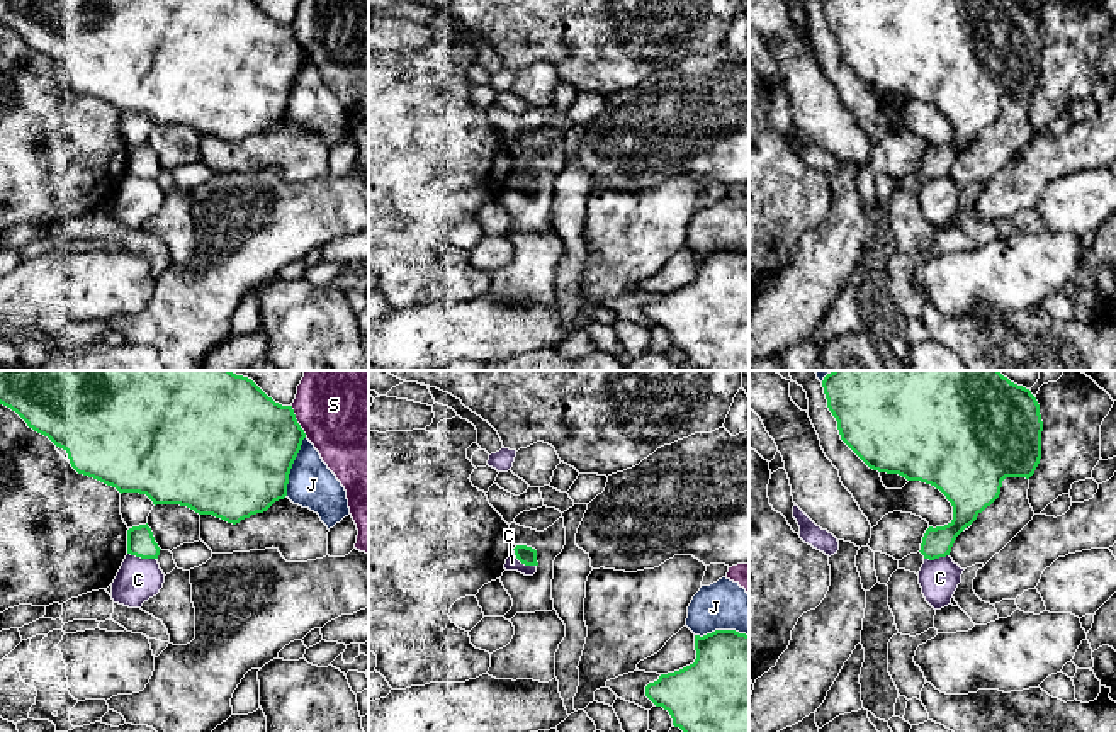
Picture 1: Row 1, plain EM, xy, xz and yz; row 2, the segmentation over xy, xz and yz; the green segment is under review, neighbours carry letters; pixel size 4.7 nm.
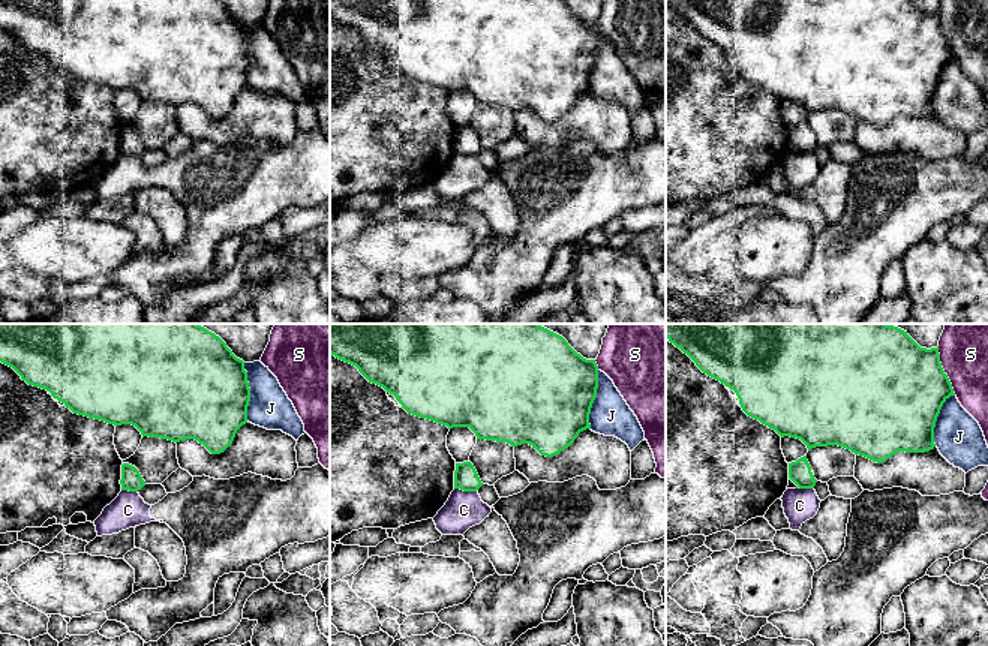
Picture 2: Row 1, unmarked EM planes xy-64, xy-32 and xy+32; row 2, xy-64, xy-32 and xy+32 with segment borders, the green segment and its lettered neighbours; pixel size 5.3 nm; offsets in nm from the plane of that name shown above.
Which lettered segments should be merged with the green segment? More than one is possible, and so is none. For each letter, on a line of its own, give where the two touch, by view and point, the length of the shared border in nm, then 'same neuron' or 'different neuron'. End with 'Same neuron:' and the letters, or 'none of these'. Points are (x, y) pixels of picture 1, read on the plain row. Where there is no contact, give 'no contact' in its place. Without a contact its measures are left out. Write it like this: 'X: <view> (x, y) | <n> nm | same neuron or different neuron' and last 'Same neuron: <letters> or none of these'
C: xy (141, 177) | 140 nm | different neuron
J: xy (291, 85) | 300 nm | different neuron
S: xy (296, 41) | 160 nm | different neuron
Same neuron: none of these

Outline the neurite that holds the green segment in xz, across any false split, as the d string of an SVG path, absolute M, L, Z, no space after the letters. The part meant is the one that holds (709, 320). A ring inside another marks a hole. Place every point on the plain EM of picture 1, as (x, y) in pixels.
M715 250L695 255L693 284L645 306L645 316L669 331L686 355L685 370L749 370L749 255Z

